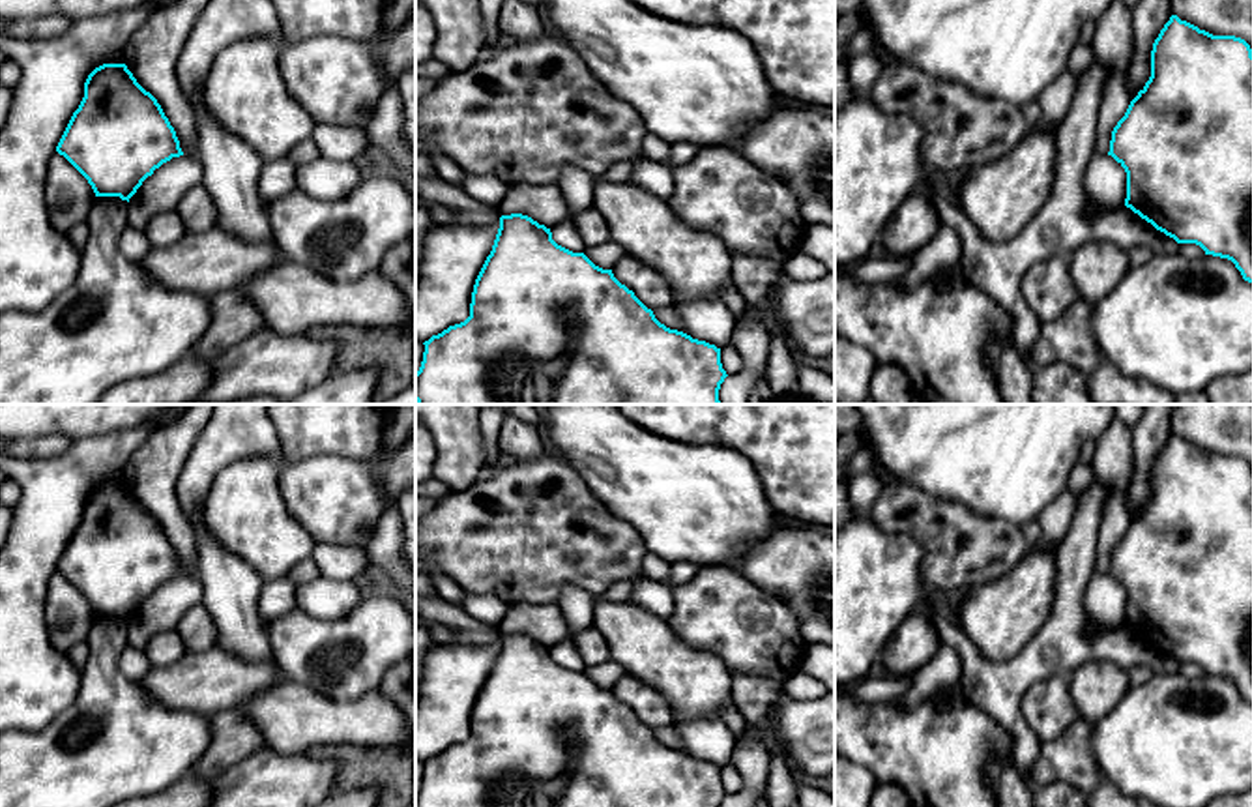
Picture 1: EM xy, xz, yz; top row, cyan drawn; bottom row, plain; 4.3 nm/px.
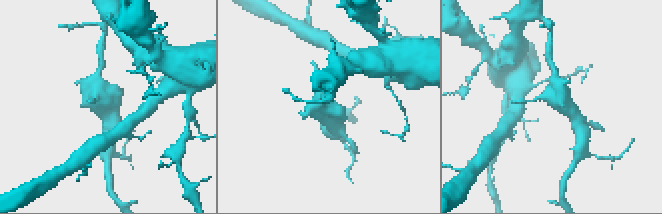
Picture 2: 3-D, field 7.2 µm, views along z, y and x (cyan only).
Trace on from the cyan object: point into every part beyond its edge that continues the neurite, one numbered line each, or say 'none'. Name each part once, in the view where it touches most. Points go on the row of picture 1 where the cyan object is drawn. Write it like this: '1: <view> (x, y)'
none

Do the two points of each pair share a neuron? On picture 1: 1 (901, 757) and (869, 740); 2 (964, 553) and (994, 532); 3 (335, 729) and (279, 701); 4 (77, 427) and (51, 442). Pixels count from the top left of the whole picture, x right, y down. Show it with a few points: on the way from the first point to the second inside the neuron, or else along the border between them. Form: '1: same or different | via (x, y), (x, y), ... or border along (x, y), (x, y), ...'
1: same | via (893, 749), (884, 740), (876, 740)
2: same | via (972, 549), (977, 549), (987, 540)
3: same | via (322, 721), (292, 714)
4: different | border along (72, 439), (43, 435), (21, 440)

